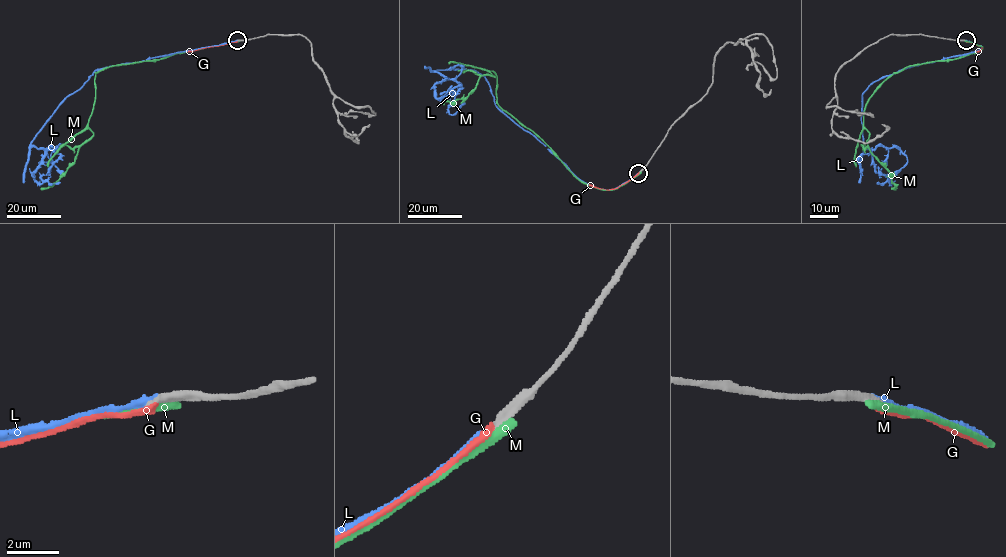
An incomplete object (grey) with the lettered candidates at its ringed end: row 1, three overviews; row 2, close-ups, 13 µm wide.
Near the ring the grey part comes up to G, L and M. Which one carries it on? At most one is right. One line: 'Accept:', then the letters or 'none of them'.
Accept: L

